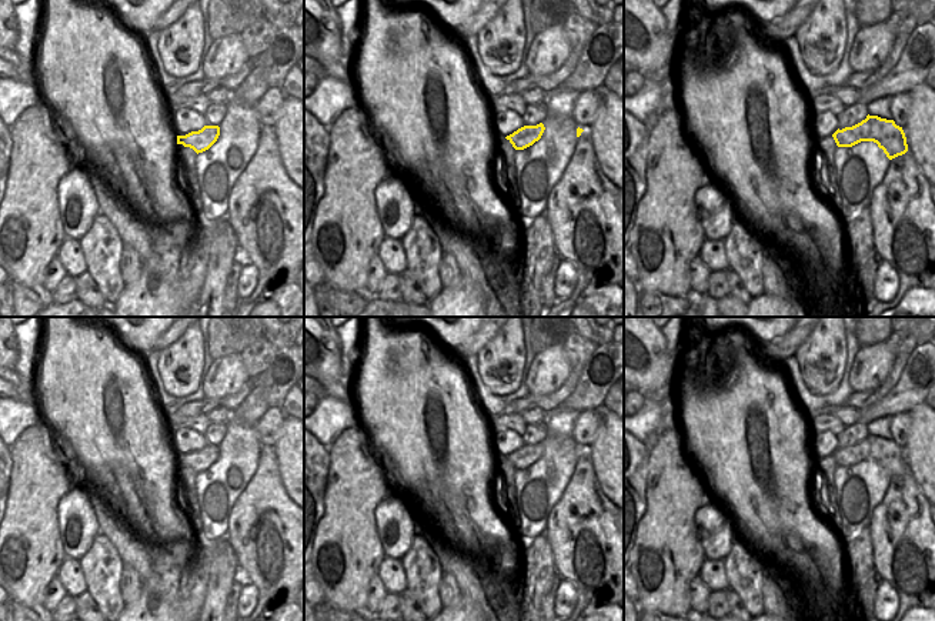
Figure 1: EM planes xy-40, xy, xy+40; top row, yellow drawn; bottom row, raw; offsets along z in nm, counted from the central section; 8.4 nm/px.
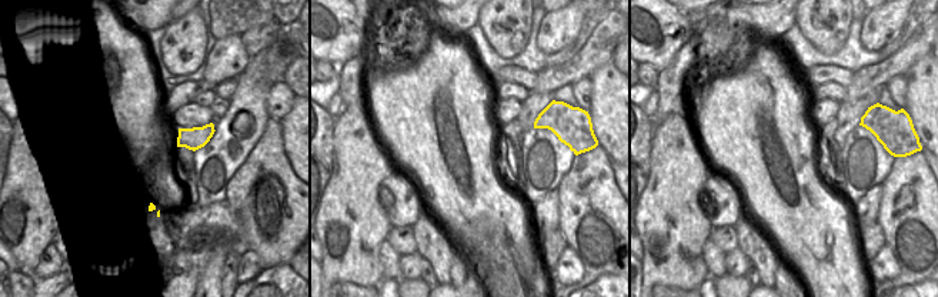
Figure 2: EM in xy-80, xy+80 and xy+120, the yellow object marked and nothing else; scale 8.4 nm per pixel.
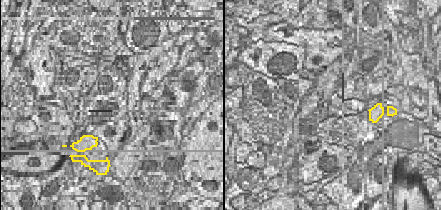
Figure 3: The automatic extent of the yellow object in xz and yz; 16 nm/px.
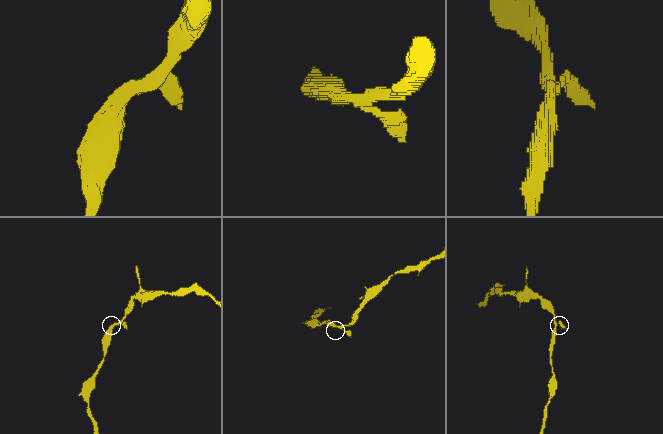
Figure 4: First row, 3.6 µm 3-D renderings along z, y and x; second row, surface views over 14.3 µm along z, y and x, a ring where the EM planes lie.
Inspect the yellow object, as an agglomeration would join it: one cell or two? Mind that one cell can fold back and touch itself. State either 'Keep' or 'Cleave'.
Keep.

